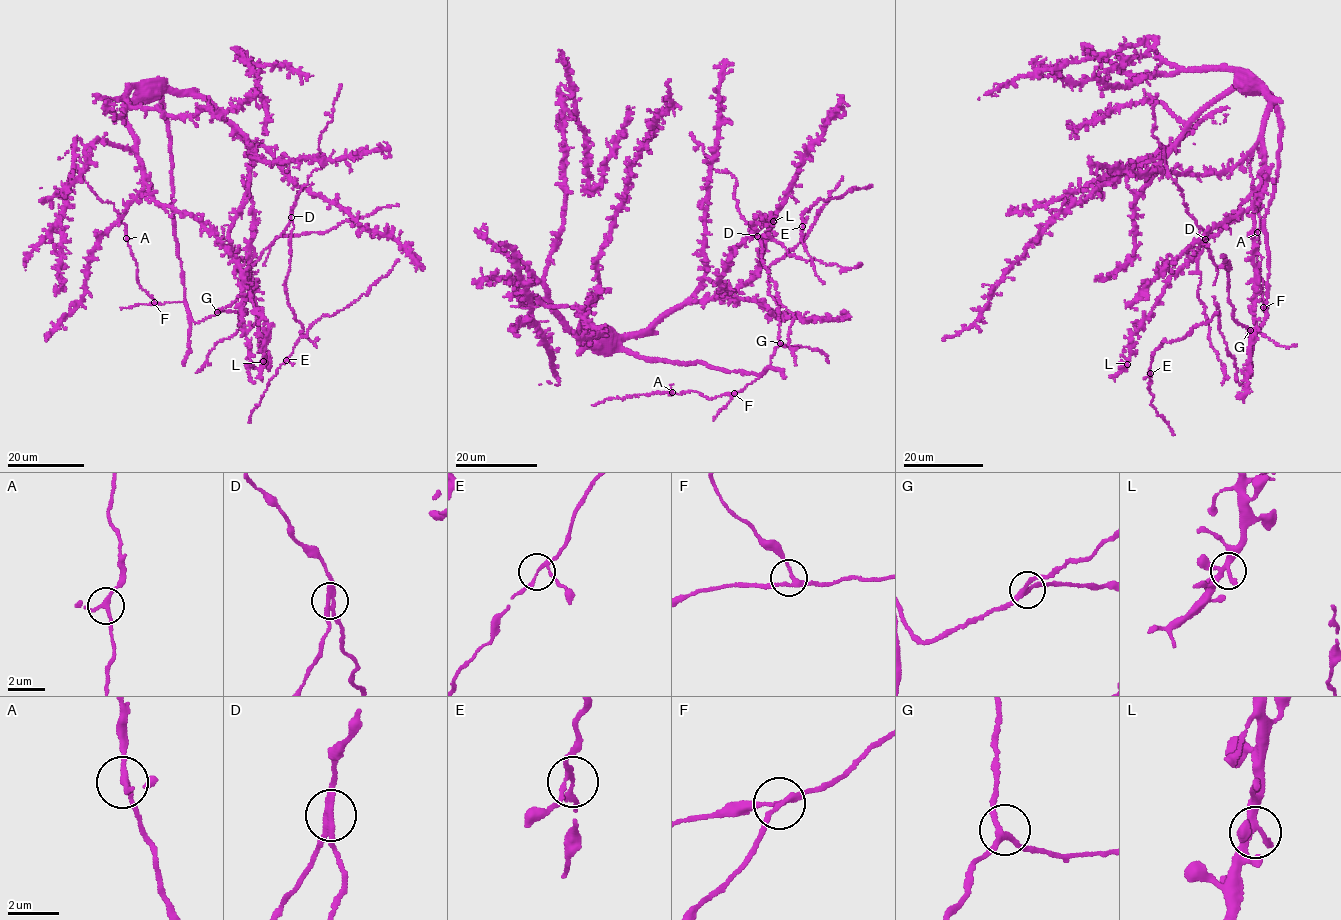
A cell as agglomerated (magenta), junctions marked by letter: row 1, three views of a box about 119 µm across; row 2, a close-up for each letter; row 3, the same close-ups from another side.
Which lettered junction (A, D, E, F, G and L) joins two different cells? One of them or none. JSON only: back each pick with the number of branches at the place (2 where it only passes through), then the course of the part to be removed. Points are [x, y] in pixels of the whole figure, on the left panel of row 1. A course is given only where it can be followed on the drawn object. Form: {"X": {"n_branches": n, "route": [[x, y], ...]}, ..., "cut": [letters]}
{"D": {"n_branches": 3, "route": [[291, 217], [291, 259], [285, 281], [288, 305], [301, 325], [302, 333], [312, 341], [318, 337]]}, "cut": ["D"]}

